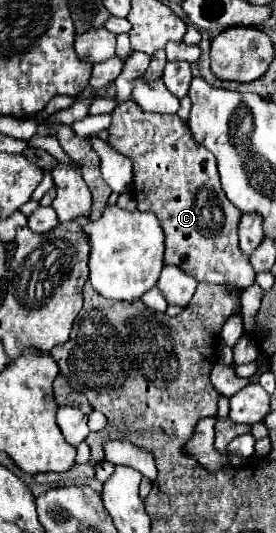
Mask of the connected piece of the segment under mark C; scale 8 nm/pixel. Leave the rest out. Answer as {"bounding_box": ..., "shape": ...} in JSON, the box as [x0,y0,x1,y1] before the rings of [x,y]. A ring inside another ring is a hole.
{"bounding_box":[106,98,254,288],"shape":[[[128,98],[112,112],[106,142],[132,160],[132,194],[138,210],[154,212],[166,232],[166,264],[182,268],[198,282],[230,282],[238,288],[254,282],[254,270],[238,246],[240,210],[220,188],[212,152],[192,140],[188,124],[178,114],[144,112]]]}

